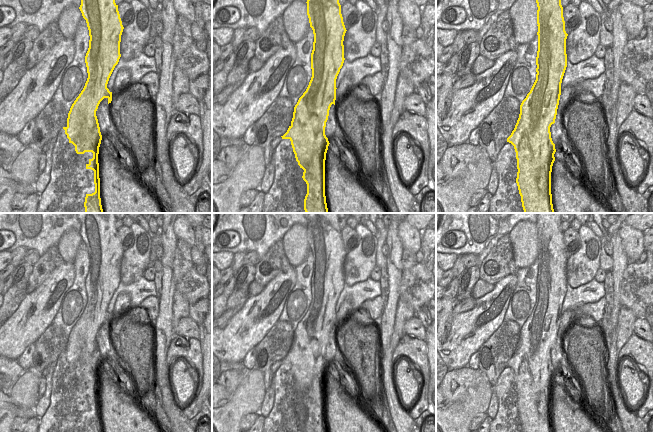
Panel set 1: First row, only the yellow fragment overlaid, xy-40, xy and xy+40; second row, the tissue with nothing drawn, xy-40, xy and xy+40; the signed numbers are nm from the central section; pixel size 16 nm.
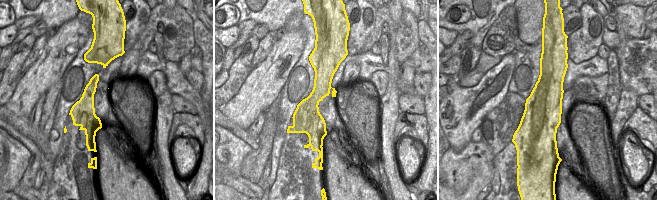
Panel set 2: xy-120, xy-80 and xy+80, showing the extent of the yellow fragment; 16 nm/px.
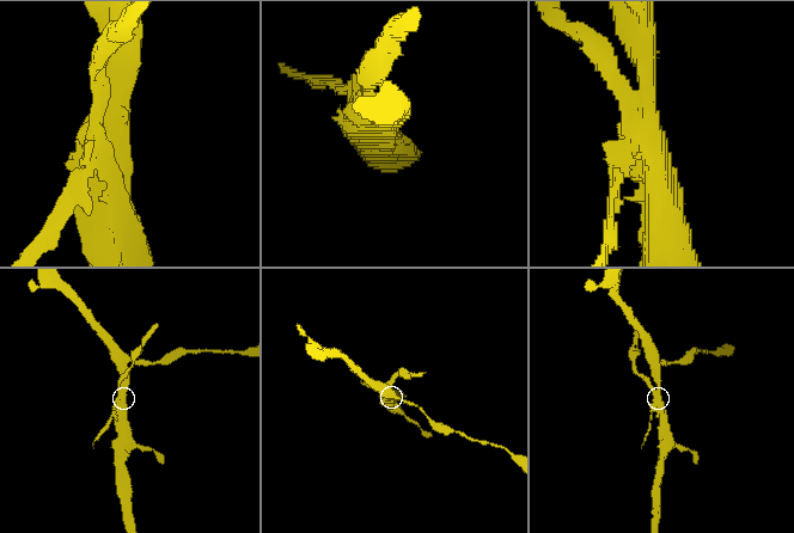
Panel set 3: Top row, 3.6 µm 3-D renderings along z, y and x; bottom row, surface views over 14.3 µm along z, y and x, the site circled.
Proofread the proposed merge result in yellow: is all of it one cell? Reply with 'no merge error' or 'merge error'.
merge error

